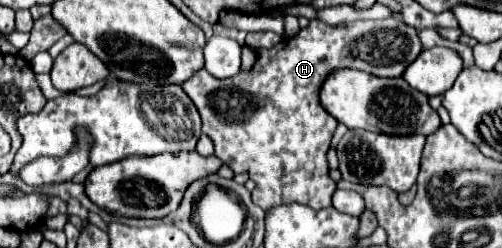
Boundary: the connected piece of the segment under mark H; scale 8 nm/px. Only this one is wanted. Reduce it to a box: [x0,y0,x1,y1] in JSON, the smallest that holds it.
[184,18,422,212]

